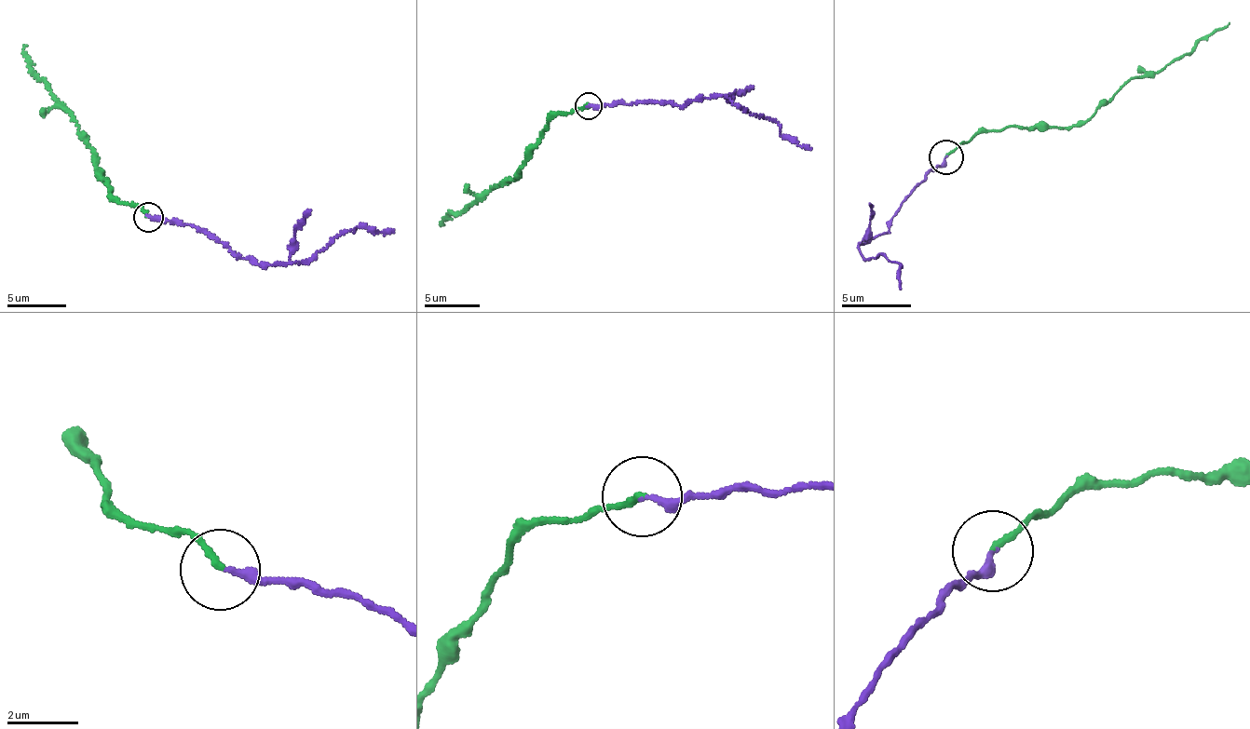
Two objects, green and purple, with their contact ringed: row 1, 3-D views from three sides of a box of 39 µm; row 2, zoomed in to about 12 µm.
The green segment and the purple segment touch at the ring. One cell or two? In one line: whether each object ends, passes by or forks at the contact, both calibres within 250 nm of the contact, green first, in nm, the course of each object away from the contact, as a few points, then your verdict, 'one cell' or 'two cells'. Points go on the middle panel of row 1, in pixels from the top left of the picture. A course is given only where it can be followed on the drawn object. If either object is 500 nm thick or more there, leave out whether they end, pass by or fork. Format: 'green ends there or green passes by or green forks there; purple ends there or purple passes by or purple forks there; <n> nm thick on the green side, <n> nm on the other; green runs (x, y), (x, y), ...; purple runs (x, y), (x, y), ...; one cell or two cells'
green ends there; purple ends there; 180 nm thick on the green side, 200 nm on the other; green runs (589, 104), (561, 112), (547, 122), (517, 178), (453, 212), (441, 223), (443, 224); purple runs (589, 104), (677, 105), (721, 96), (743, 110), (775, 122), (782, 136), (811, 148); one cell

